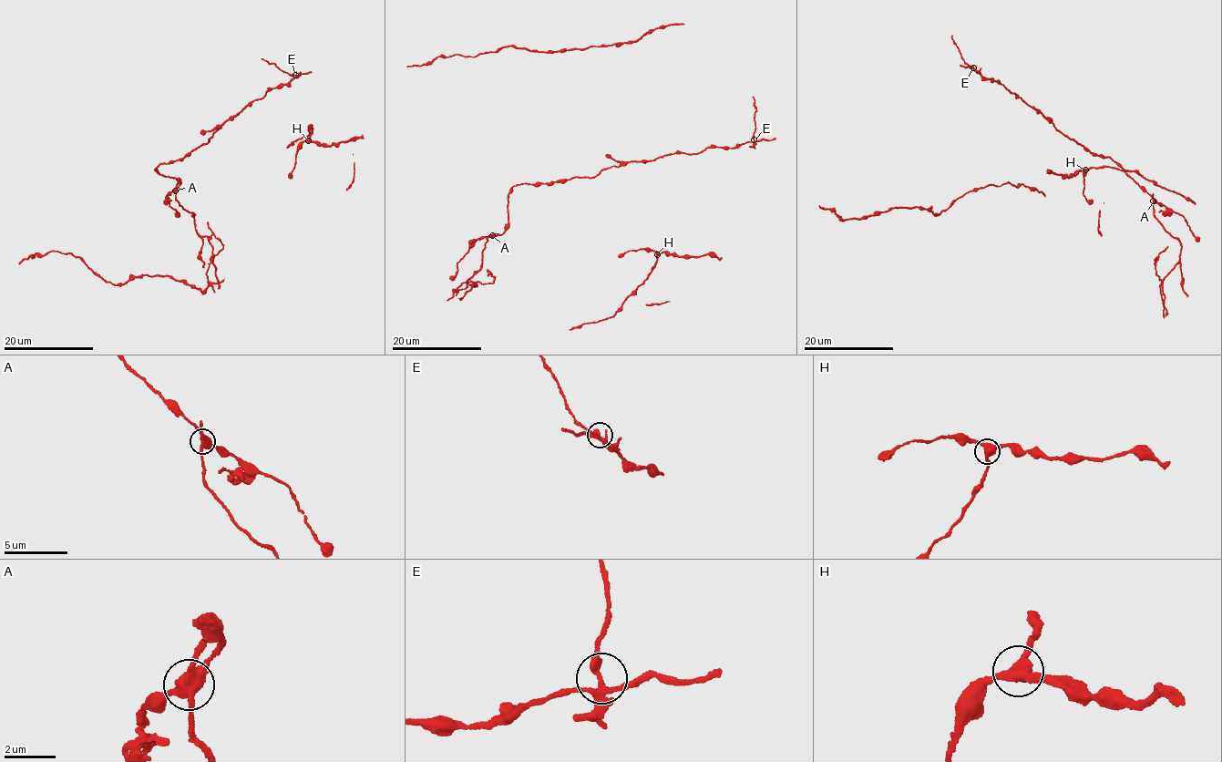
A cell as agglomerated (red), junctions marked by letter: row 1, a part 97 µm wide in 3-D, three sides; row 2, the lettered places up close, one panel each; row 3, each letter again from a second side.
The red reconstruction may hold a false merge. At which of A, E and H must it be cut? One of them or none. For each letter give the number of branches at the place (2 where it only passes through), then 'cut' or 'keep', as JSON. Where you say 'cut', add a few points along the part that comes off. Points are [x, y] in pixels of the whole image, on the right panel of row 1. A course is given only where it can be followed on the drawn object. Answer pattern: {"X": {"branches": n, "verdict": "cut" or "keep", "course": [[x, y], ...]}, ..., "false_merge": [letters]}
{"A": {"branches": 4, "verdict": "cut", "course": [[1153, 200], [1154, 214], [1181, 243], [1179, 262], [1161, 281], [1155, 269], [1159, 254], [1168, 247]]}, "E": {"branches": 4, "verdict": "keep"}, "H": {"branches": 3, "verdict": "keep"}, "false_merge": ["A"]}

